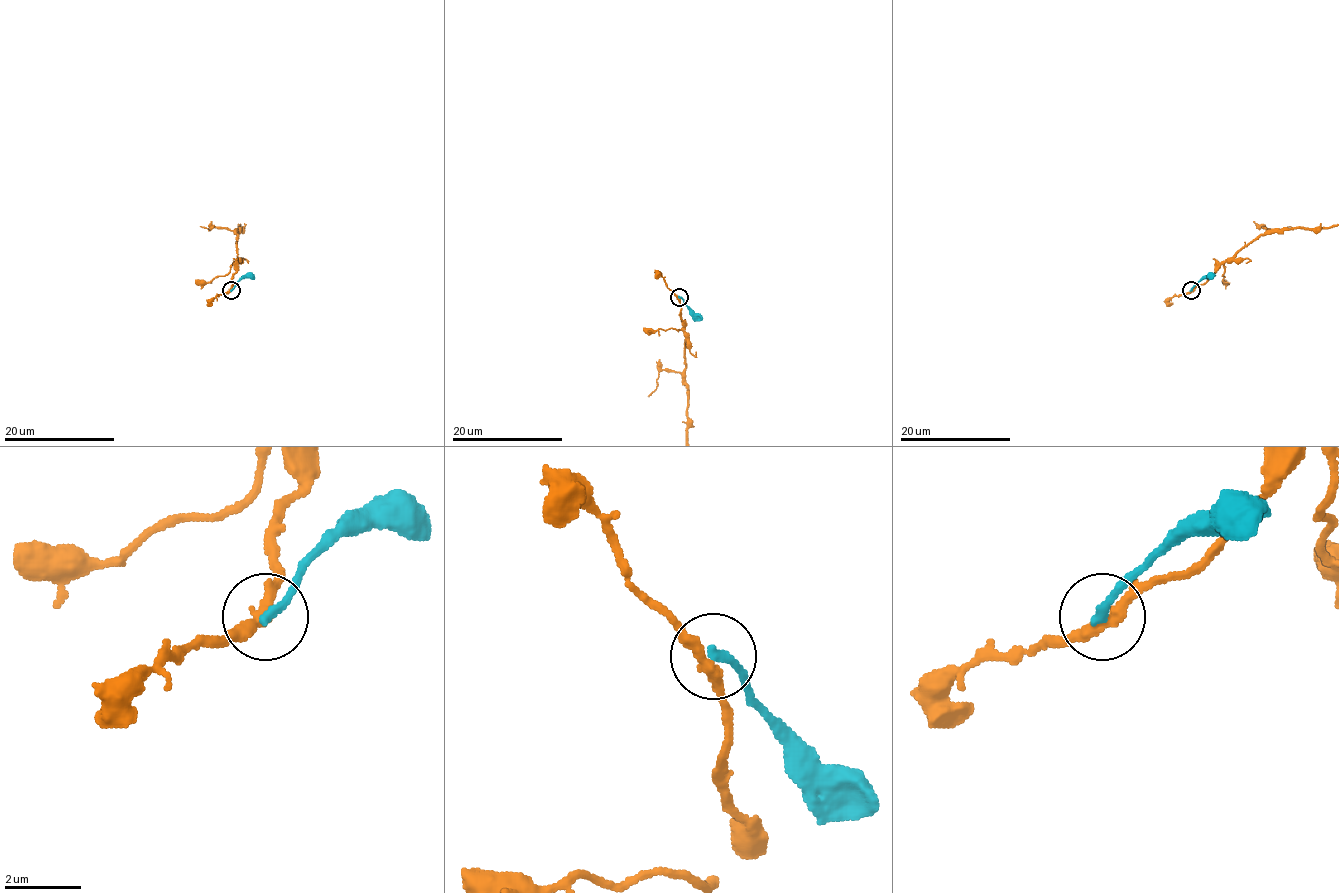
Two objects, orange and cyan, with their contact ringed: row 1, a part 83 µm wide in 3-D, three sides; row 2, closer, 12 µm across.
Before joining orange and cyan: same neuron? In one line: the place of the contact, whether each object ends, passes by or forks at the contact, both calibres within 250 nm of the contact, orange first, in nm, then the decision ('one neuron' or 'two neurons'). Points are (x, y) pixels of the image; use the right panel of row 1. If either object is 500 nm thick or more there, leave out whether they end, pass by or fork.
(1191, 290) | orange passes by | cyan ends | 280/240 nm | two neurons

